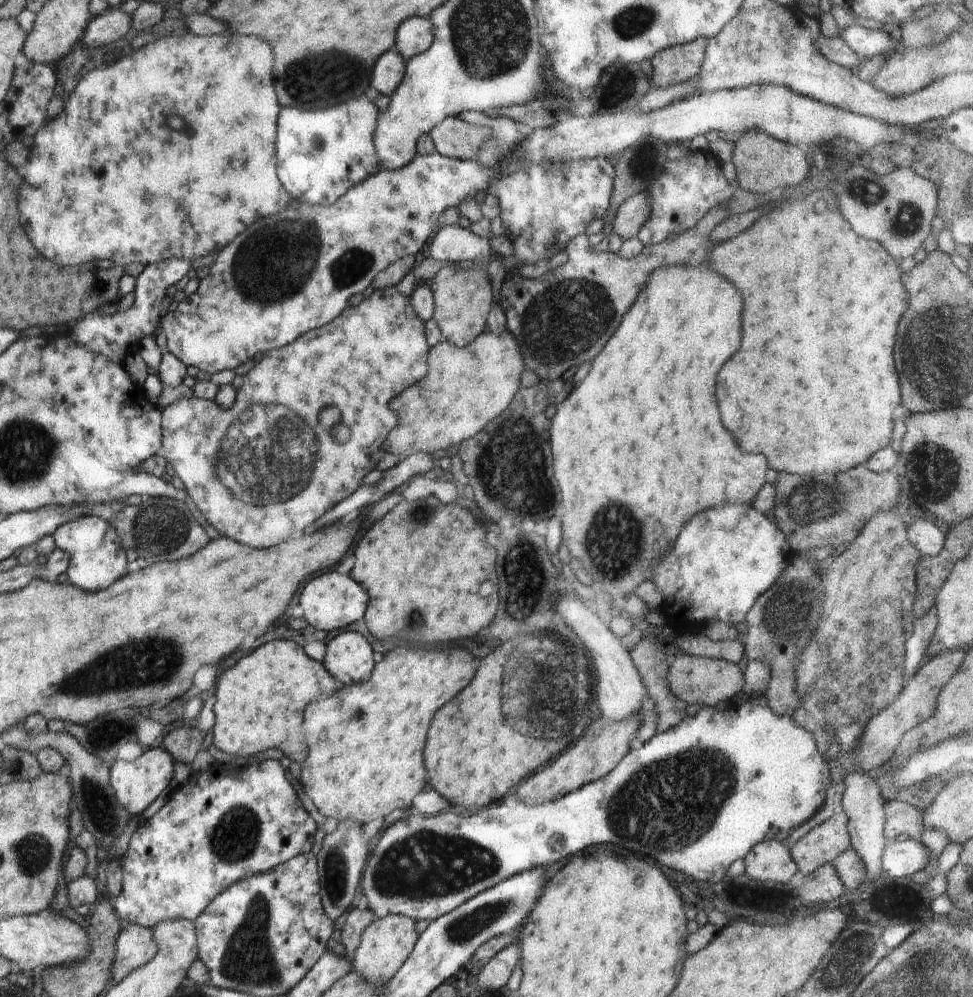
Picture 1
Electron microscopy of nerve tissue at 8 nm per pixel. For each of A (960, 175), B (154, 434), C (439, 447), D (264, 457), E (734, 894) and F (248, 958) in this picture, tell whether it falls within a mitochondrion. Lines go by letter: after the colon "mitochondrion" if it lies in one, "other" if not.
A: other
B: other
C: other
D: mitochondrion
E: other
F: mitochondrion

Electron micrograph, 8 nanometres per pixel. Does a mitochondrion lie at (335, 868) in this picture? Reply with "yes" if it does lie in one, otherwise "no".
yes

